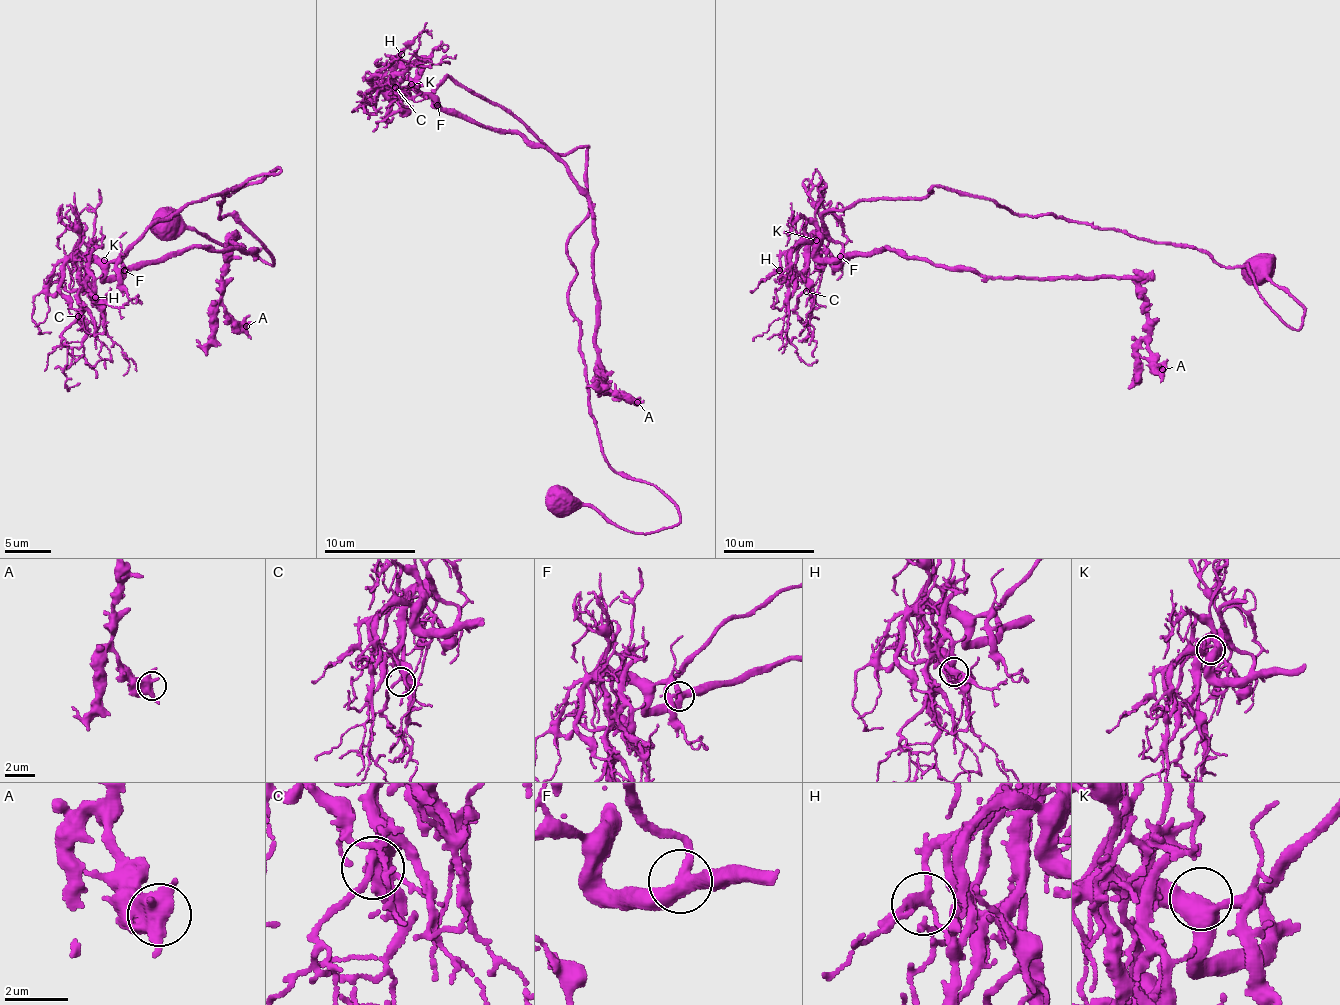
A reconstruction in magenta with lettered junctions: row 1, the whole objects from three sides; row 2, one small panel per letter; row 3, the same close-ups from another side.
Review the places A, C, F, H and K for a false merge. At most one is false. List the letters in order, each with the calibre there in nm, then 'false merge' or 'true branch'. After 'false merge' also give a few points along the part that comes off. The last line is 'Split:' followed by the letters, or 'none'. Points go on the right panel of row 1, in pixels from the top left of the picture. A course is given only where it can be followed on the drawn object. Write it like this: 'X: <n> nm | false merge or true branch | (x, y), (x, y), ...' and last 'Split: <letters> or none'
A: 440 nm | true branch
C: 400 nm | true branch
F: 420 nm | true branch
H: 260 nm | true branch
K: 440 nm | true branch
Split: none

